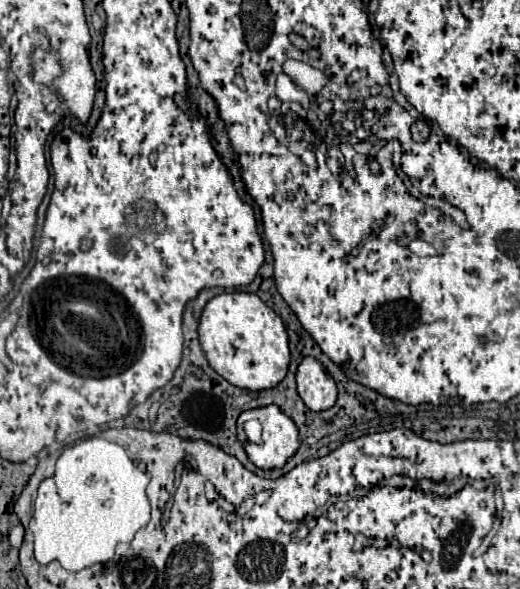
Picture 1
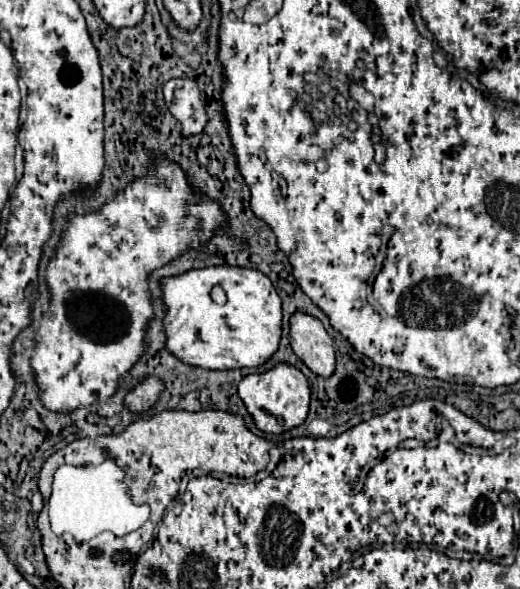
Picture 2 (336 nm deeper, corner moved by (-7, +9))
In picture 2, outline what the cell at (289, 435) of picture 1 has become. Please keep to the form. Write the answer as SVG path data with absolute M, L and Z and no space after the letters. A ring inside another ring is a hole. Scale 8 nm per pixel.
M280 363L272 367L266 373L260 375L246 375L240 385L238 385L238 395L244 401L248 413L252 415L256 427L264 433L276 433L280 435L282 431L290 431L298 425L302 425L308 417L308 403L310 403L310 387L302 371L288 363ZM276 419L284 419L284 427L278 427Z

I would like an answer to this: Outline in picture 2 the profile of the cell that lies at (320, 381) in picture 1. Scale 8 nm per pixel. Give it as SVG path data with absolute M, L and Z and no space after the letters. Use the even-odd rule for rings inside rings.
M306 313L292 315L290 345L312 373L320 377L330 377L334 373L334 341L316 317L310 317Z

